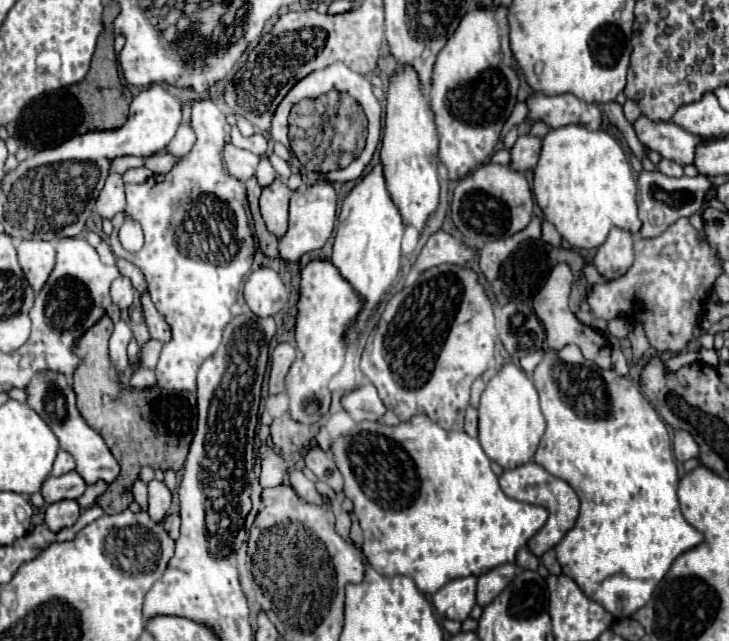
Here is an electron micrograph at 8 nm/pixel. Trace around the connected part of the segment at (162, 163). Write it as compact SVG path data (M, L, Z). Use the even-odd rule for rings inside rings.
M156 153L156 155L150 155L144 159L144 165L148 169L152 169L154 173L168 173L174 163L176 163L176 157L168 155L168 153Z

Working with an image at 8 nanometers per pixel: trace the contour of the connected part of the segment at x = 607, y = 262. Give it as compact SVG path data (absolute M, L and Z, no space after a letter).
M612 229L604 245L598 247L594 257L594 267L608 281L622 277L632 267L632 235L628 231Z

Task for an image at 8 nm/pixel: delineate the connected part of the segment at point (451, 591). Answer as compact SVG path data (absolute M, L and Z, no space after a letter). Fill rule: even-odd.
M462 577L448 581L432 597L432 603L440 617L464 621L476 605L476 577Z

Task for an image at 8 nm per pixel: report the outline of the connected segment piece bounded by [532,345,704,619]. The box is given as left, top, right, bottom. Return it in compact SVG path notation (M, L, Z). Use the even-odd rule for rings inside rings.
M568 345L558 353L548 351L544 361L534 369L532 379L540 393L540 407L546 419L546 433L534 461L554 477L570 483L582 503L576 525L556 545L562 573L576 579L576 585L584 595L596 599L596 603L616 619L630 617L648 603L672 563L704 541L704 535L688 525L680 513L680 477L668 427L632 379L622 377L612 369L600 369L596 363L584 359L574 345Z

